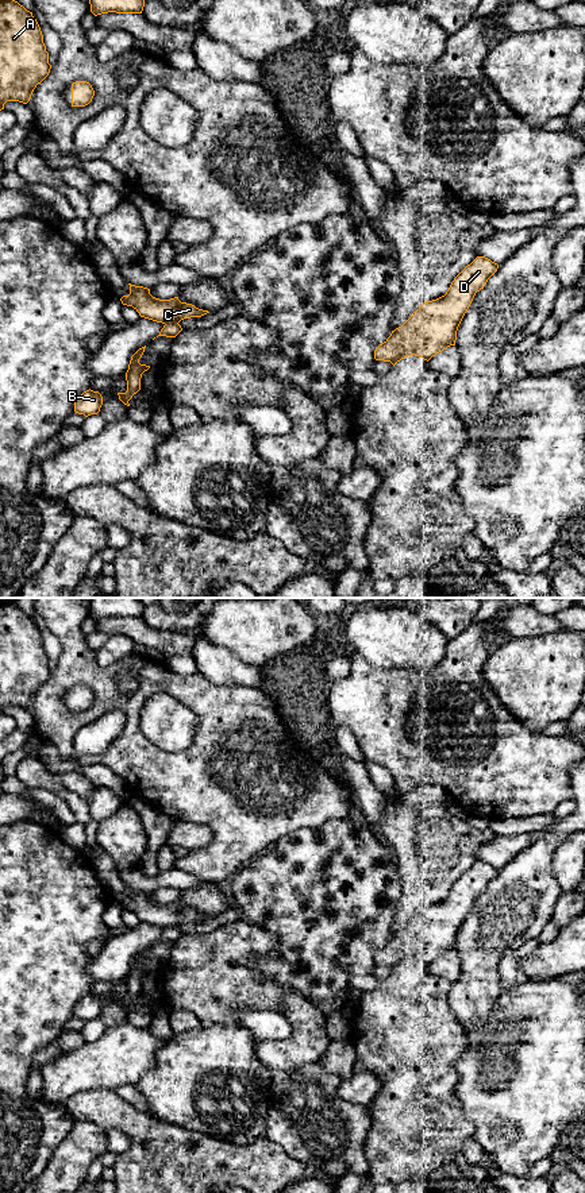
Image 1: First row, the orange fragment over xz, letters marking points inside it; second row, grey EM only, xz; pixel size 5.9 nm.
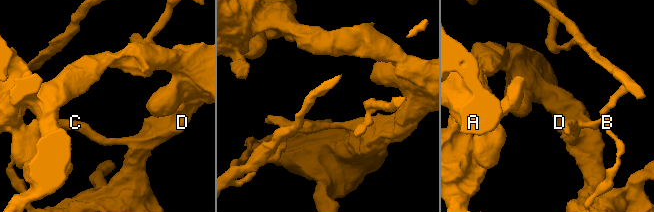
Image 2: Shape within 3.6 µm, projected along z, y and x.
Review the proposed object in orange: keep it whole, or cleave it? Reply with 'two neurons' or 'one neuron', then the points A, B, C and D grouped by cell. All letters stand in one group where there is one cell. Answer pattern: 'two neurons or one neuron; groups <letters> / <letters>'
two neurons; groups A C D / B

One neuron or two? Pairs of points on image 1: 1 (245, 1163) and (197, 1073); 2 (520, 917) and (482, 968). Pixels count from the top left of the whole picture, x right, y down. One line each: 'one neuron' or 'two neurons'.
1: two neurons
2: one neuron

